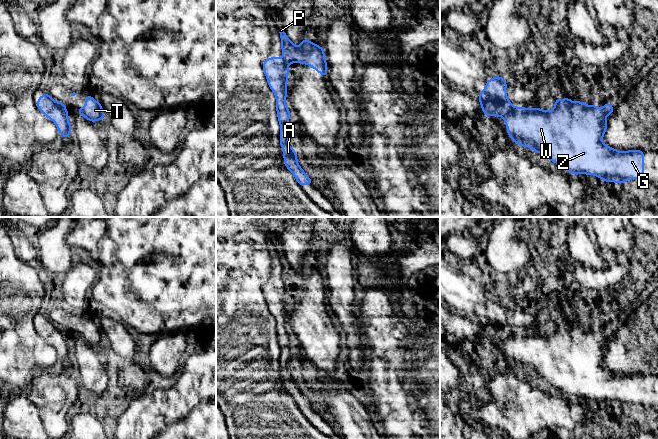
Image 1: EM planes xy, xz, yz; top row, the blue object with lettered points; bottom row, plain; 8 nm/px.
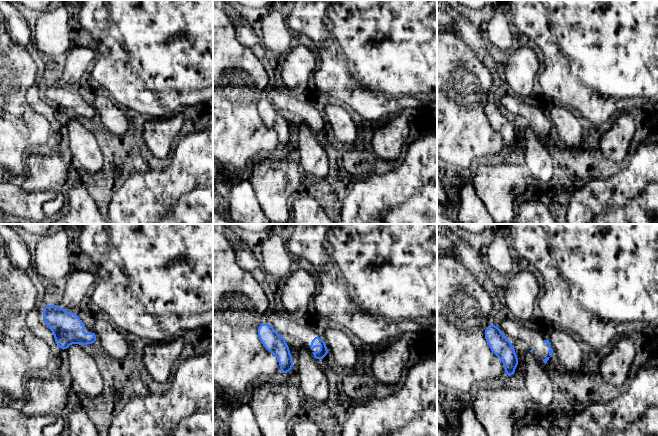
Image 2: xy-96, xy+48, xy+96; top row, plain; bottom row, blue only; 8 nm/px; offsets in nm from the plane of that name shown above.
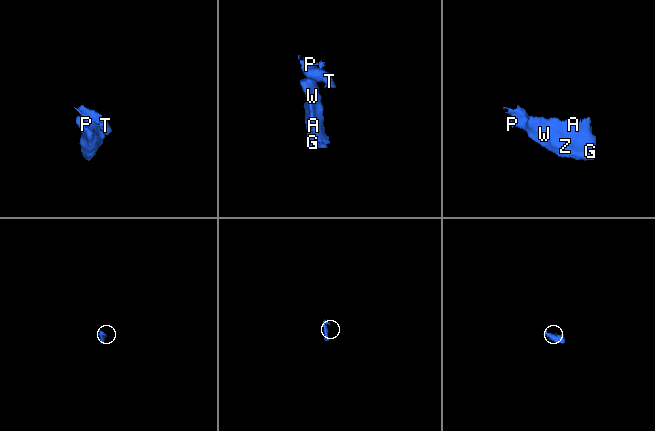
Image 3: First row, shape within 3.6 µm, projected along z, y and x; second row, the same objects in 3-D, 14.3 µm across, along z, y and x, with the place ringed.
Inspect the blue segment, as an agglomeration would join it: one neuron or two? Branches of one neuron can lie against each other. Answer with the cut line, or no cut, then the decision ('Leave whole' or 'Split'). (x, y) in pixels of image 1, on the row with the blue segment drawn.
Split along xy (55, 102), (66, 117). Split

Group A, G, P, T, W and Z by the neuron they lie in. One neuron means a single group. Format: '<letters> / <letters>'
A G W Z / P T

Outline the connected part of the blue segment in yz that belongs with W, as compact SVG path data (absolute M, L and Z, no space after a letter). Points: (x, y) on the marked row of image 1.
M568 97L555 99L554 109L551 111L513 107L504 118L504 123L507 135L515 143L543 154L569 173L595 175L605 182L623 184L629 179L640 179L644 175L644 151L620 152L602 142L607 129L606 117L614 109L608 101L603 108L599 108L595 104L588 106L585 102L572 102Z

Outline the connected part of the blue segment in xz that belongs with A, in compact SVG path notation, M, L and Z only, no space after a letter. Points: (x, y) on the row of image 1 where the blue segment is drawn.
M271 57L263 62L263 70L268 81L268 86L276 96L276 110L280 122L280 146L284 150L284 165L290 170L300 186L312 184L312 180L301 169L297 162L297 153L289 145L290 110L286 106L288 66L278 57Z

